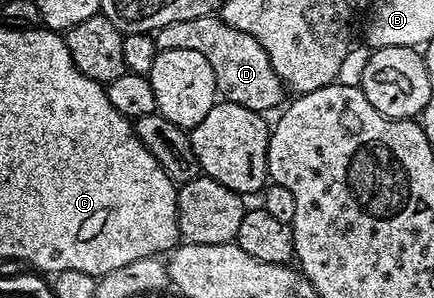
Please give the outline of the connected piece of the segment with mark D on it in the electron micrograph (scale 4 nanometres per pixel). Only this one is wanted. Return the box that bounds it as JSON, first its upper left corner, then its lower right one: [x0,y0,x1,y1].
[153,17,284,112]

